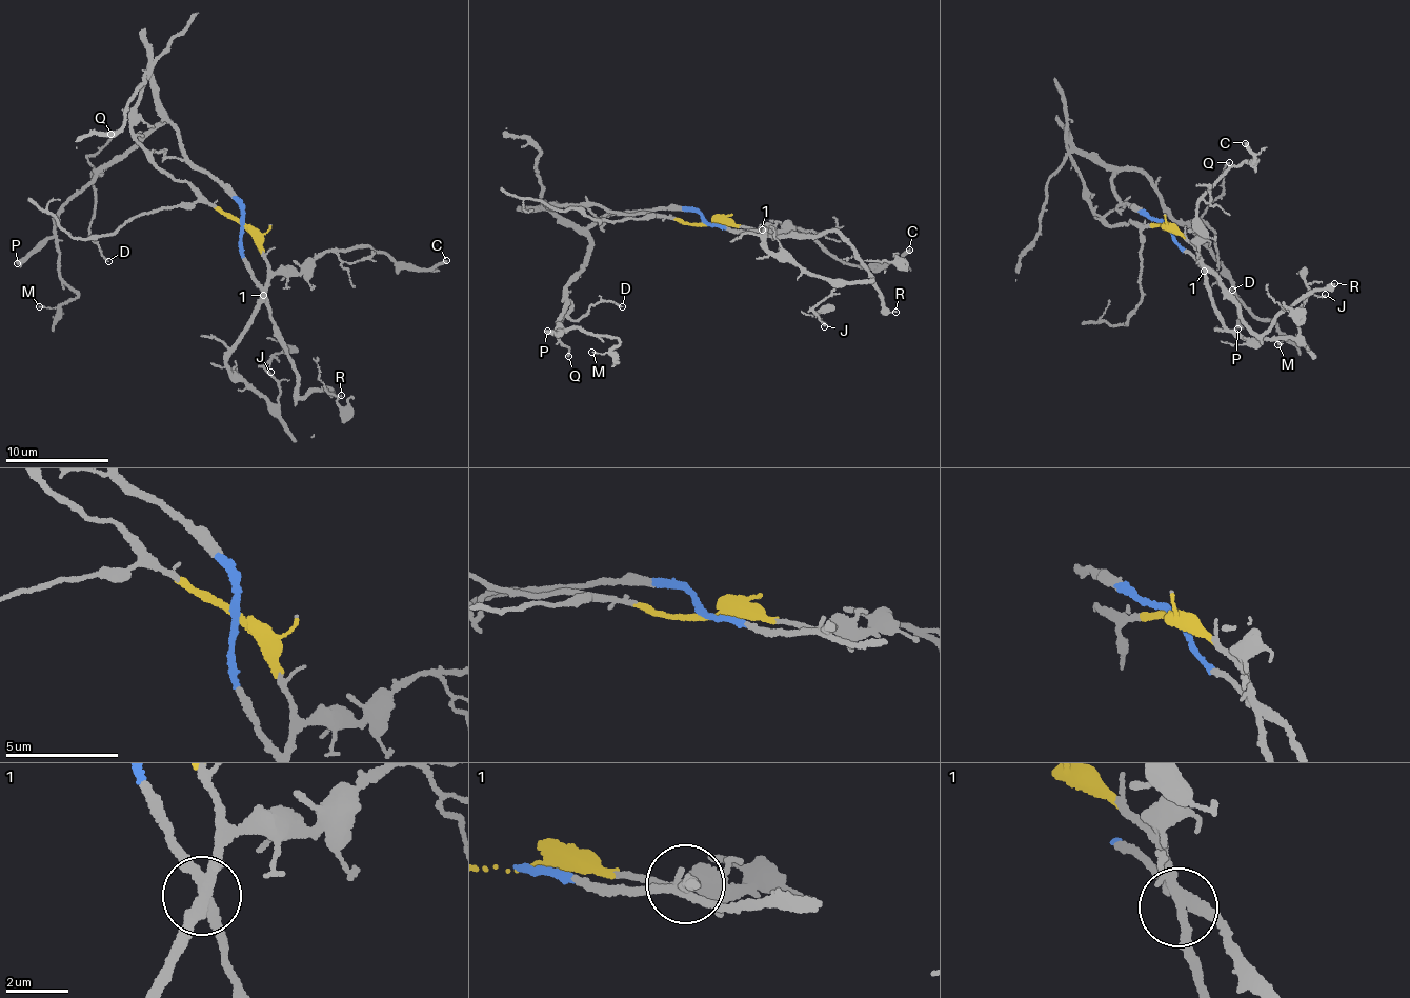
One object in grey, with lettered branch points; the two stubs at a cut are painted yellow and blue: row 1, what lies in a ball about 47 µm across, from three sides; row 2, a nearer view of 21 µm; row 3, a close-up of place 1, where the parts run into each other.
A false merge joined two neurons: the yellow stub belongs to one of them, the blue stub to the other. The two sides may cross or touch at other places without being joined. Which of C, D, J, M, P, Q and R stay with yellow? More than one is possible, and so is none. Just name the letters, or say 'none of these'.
C, J

